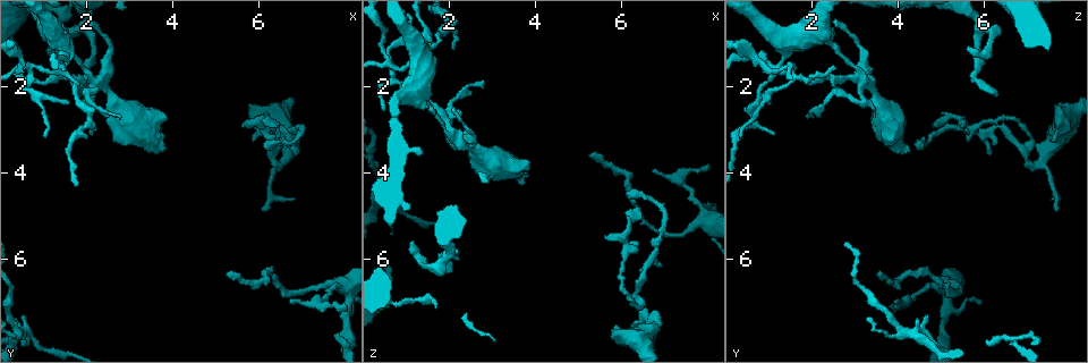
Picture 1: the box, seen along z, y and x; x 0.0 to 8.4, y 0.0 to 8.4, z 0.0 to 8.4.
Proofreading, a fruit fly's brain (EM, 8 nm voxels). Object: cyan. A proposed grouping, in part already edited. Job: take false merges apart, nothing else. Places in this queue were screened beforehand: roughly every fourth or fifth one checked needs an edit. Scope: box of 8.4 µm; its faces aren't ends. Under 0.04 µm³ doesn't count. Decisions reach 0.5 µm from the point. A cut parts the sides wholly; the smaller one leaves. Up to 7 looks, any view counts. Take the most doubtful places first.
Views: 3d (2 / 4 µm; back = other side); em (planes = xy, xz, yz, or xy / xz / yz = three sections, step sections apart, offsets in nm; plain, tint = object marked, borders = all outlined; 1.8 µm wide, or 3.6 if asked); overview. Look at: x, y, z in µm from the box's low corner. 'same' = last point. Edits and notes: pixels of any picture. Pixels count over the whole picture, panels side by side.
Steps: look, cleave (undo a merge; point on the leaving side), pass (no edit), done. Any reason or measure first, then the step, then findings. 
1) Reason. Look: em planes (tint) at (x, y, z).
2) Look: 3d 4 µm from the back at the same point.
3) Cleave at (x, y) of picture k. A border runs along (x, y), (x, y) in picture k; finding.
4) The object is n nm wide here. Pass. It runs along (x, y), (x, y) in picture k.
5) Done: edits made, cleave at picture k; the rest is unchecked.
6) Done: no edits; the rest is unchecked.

Side arm on a straight run. Look: 3d 4 µm at (2.05, 1.75, 3.05).

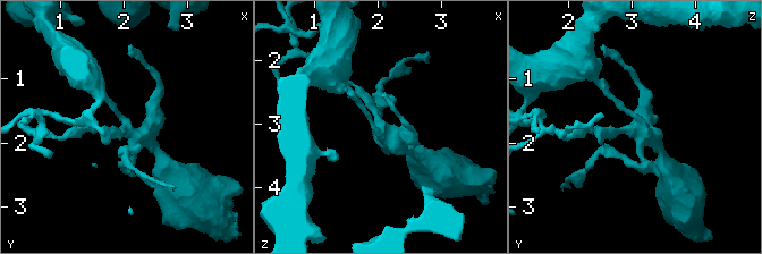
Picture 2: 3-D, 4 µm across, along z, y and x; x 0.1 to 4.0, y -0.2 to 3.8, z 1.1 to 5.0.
Look: em planes (tint) at (2.10, 1.85, 3.15).

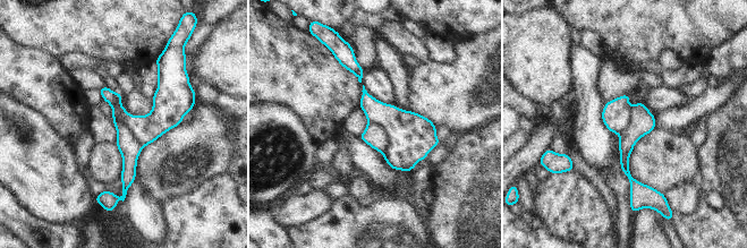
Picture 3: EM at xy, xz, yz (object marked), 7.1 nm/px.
Cleave at (412, 136) of picture 3. The part that leaves runs along (351, 60), (408, 168) in picture 3; a second cell is stuck on.

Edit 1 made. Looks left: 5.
Thick turns thin. Look: em xz step 16 (tint) at (6.35, 3.55, 6.95).

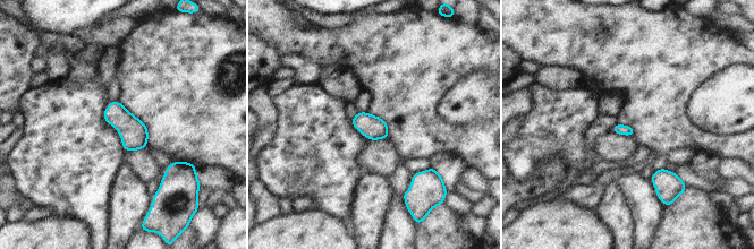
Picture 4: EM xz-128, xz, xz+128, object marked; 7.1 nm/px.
Look: em planes (tint) at the same point.

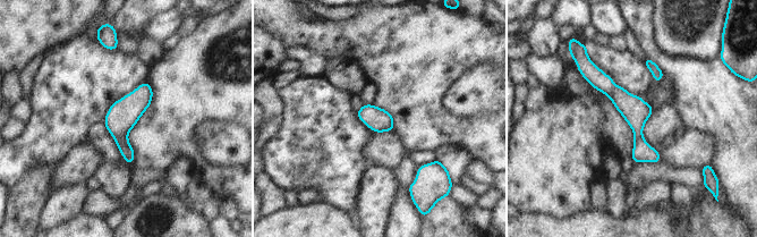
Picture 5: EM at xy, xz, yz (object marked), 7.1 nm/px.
Pass. It runs along (590, 66), (656, 159) in picture 5; one cell here.

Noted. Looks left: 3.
Thick turns thin. Look: 3d 4 µm at (1.40, 0.95, 1.50).

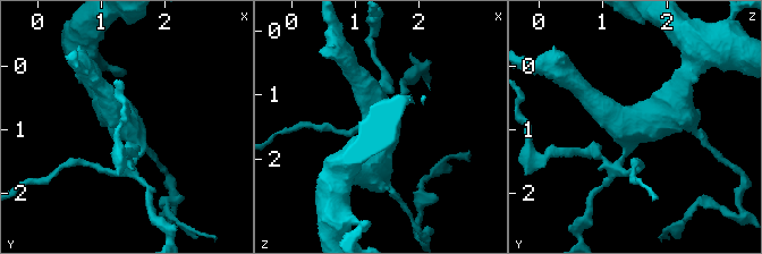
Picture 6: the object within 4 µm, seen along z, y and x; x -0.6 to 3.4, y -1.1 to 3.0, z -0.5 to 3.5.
Need the tissue. Look: em 3.6 µm planes (tint) at (1.40, 0.95, 1.45).

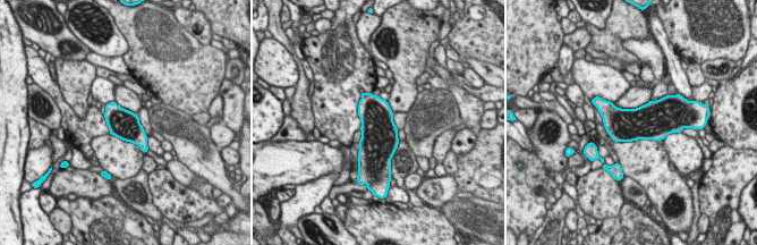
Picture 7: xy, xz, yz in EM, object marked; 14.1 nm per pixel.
The object is 420 nm wide here. Pass. Continuous, no second cell.

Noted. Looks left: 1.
Done: edits made, cleave at picture 3; the rest is unchecked.

